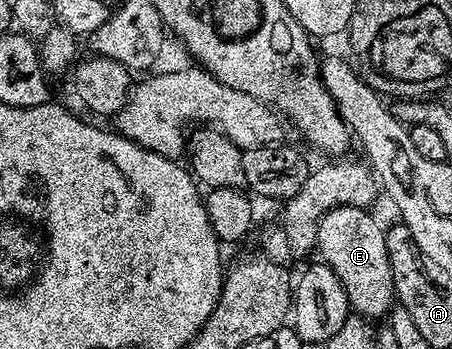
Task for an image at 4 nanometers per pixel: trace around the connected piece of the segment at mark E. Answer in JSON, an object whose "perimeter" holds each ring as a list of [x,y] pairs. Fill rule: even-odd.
{"perimeter":[[[338,205],[337,208],[329,210],[319,220],[319,230],[315,243],[317,253],[323,256],[320,257],[322,264],[329,266],[333,275],[337,275],[337,279],[347,296],[348,306],[363,319],[386,318],[397,304],[395,288],[393,287],[393,271],[389,271],[389,251],[385,251],[384,226],[379,226],[367,213],[370,212],[358,205]]]}

